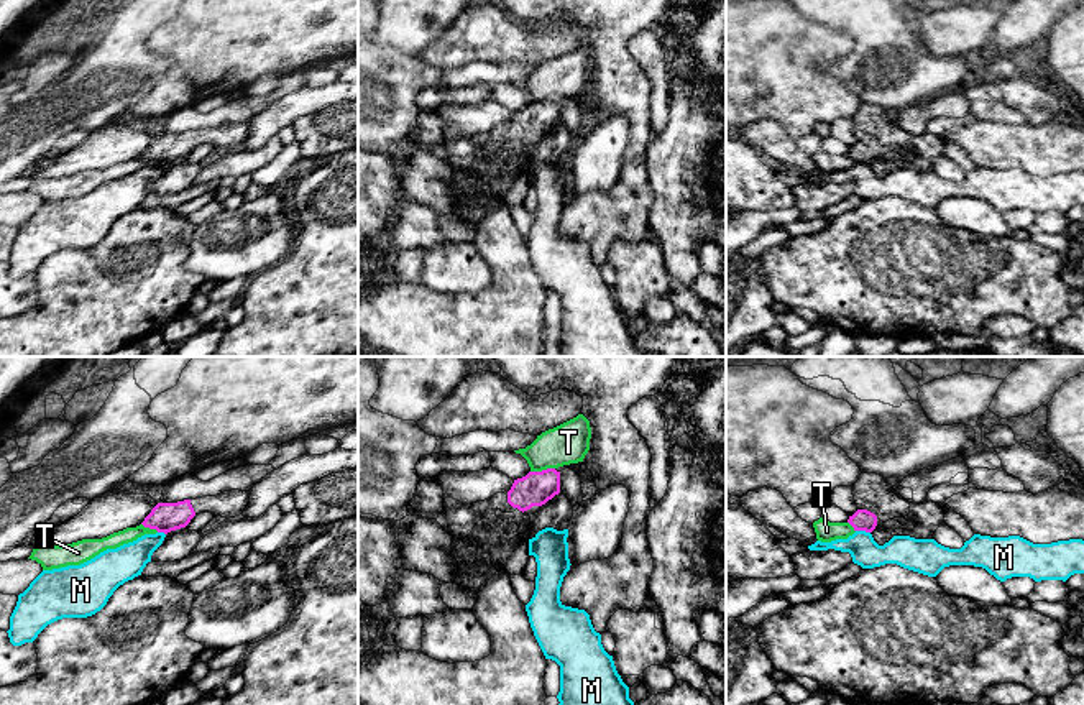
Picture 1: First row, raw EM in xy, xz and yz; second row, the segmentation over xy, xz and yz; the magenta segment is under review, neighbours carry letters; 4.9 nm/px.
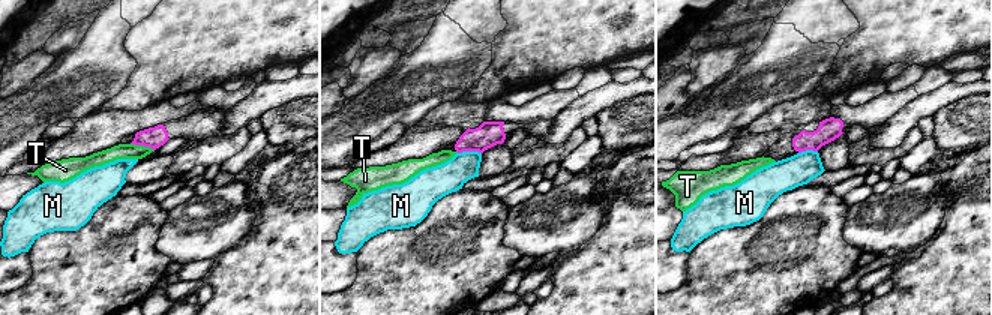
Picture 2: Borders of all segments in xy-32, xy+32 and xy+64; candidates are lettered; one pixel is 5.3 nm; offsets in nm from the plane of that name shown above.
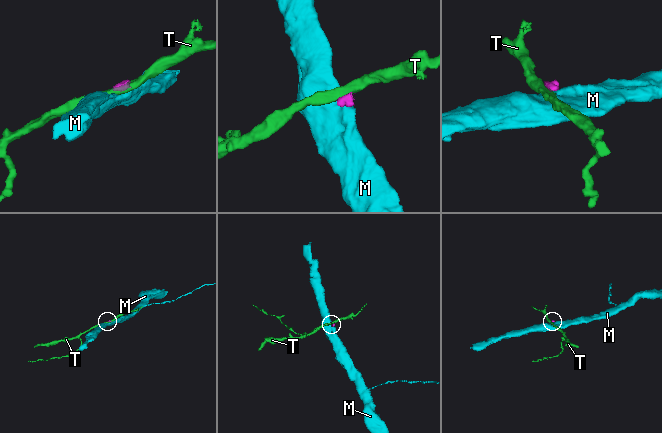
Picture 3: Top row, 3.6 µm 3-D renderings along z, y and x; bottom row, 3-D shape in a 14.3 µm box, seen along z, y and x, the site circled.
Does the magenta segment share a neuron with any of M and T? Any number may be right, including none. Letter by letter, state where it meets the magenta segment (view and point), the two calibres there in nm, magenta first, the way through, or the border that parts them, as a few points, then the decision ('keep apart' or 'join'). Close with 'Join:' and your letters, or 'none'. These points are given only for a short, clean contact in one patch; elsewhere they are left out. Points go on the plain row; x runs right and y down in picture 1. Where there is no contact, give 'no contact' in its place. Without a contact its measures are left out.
M: contact yz (863, 161); calibres 110 and 150 nm; border yz (856, 161), (869, 165); keep apart
T: contact xz (542, 102); calibres 170 and 200 nm; border xz (554, 99), (531, 104); keep apart
Join: none

